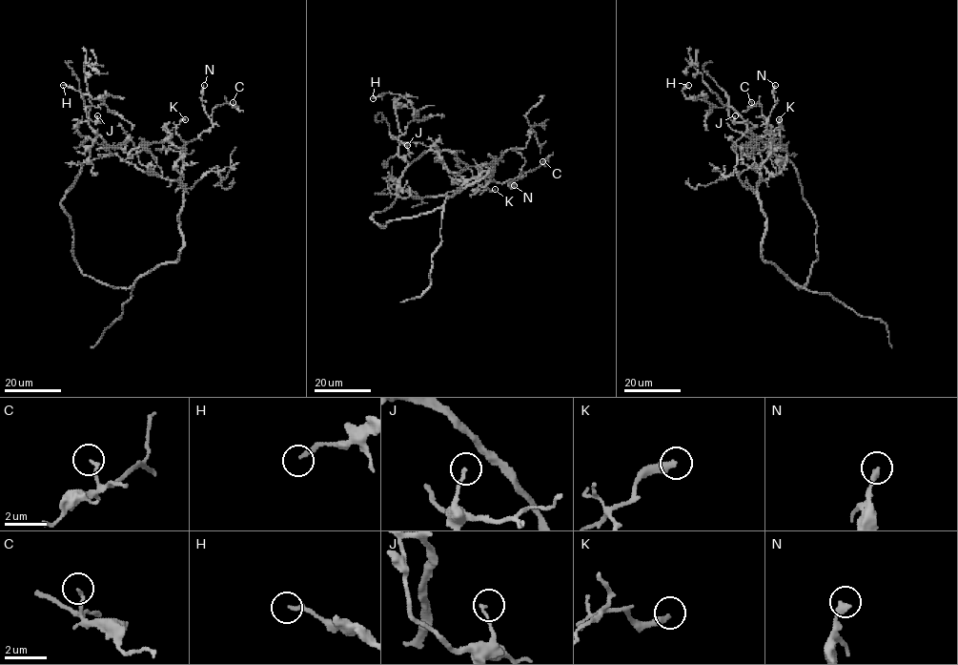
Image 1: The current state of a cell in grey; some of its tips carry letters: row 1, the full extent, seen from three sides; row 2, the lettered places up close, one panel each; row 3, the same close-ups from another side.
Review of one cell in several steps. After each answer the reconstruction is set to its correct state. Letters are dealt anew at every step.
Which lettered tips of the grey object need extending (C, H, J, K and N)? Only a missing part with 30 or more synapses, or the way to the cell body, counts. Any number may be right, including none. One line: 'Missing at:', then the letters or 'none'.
Missing at: none

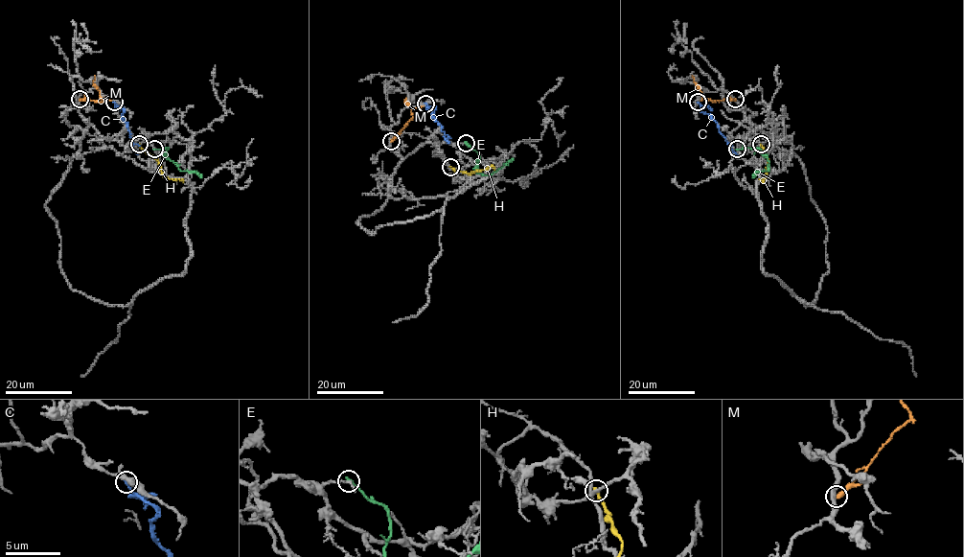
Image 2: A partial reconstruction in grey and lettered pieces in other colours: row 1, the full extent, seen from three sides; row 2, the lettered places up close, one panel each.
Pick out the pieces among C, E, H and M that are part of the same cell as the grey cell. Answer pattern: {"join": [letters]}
{"join": []}

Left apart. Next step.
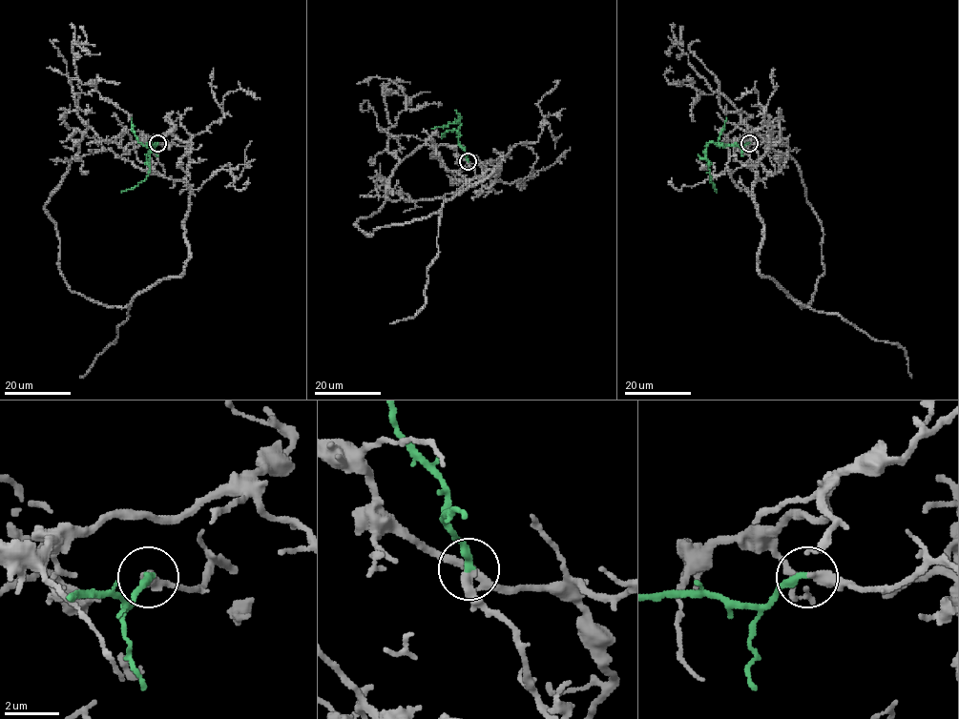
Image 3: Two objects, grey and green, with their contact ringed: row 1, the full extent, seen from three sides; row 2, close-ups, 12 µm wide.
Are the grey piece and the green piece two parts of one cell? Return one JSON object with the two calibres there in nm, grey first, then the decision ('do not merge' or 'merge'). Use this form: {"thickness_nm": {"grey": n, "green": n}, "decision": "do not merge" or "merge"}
{"thickness_nm": {"grey": 380, "green": 280}, "decision": "merge"}

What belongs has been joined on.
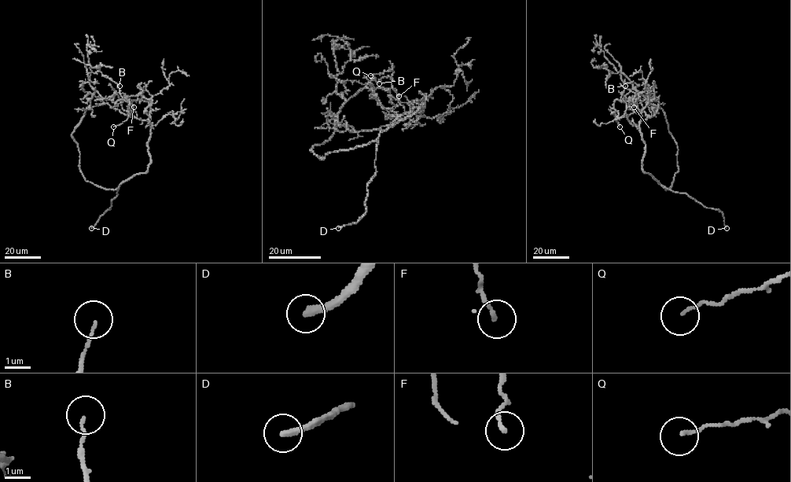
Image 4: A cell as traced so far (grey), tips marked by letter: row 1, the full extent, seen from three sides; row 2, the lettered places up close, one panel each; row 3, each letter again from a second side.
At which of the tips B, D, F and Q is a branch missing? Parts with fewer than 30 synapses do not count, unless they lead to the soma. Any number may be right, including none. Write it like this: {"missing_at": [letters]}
{"missing_at": ["D"]}

